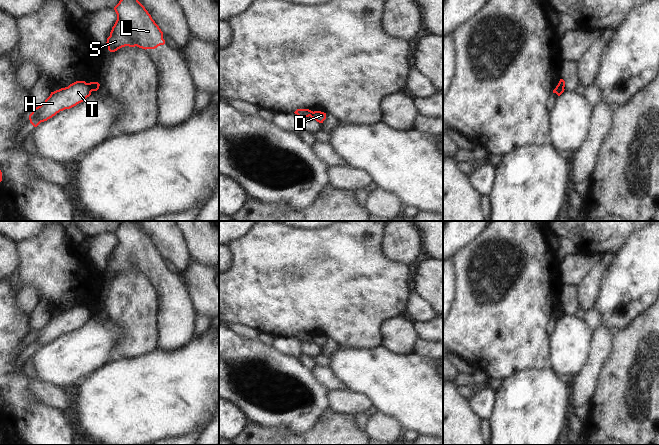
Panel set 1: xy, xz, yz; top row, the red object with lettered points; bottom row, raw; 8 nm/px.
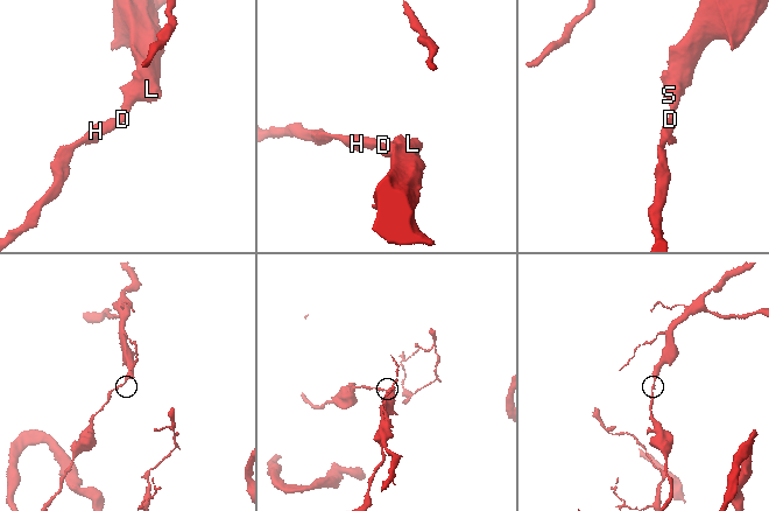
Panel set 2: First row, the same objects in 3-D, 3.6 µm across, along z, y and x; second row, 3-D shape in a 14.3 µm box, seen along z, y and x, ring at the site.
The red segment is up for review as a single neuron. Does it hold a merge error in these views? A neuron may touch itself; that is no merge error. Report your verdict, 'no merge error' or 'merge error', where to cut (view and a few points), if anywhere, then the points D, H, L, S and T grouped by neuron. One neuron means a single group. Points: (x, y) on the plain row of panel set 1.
merge error; cut in xy along (87, 307), (92, 314); D L S / H T

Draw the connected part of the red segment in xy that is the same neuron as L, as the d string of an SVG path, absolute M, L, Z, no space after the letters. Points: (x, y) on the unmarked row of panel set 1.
M122 221L114 234L117 244L106 266L110 276L125 270L146 274L165 268L163 256L136 221Z

